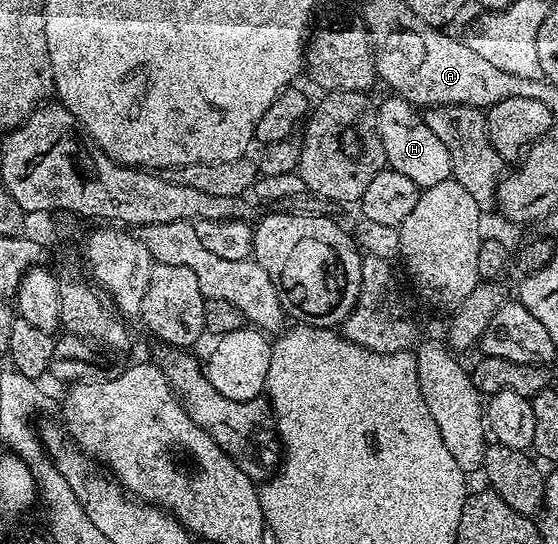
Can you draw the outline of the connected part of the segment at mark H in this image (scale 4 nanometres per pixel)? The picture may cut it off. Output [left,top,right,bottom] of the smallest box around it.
[377,97,452,189]

